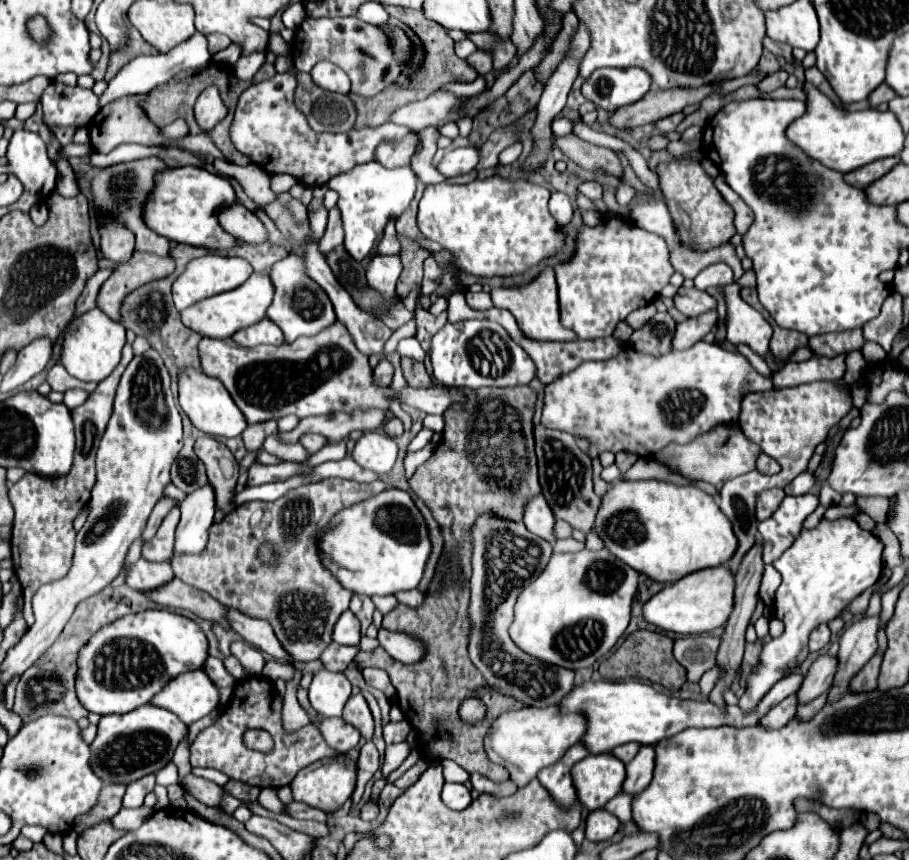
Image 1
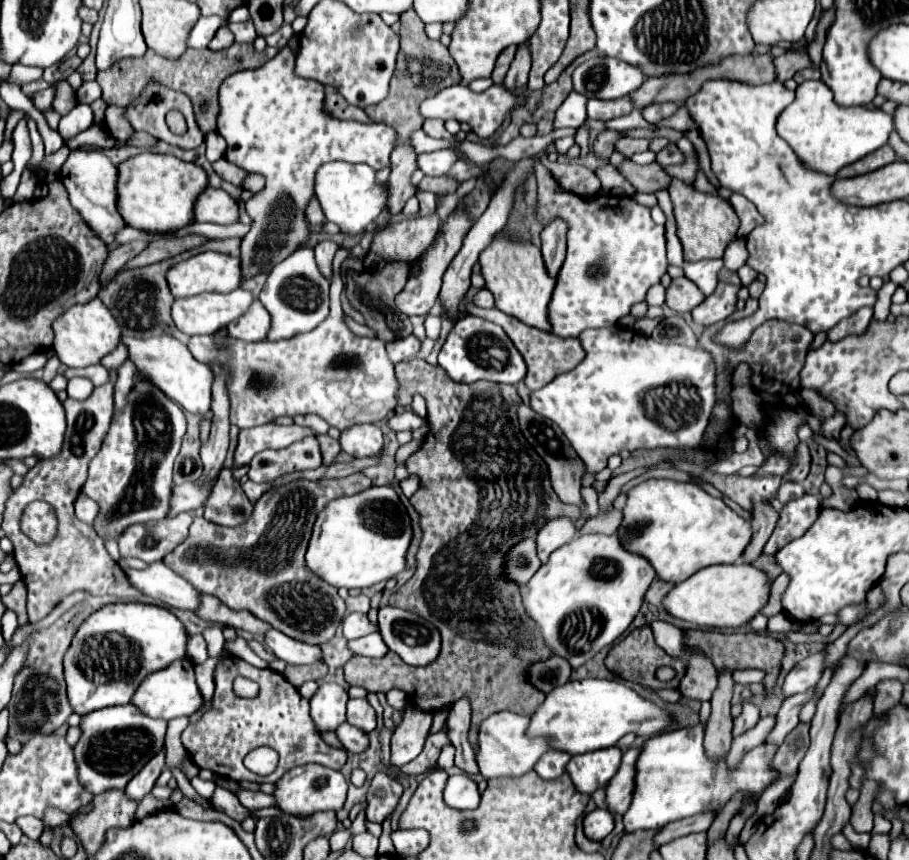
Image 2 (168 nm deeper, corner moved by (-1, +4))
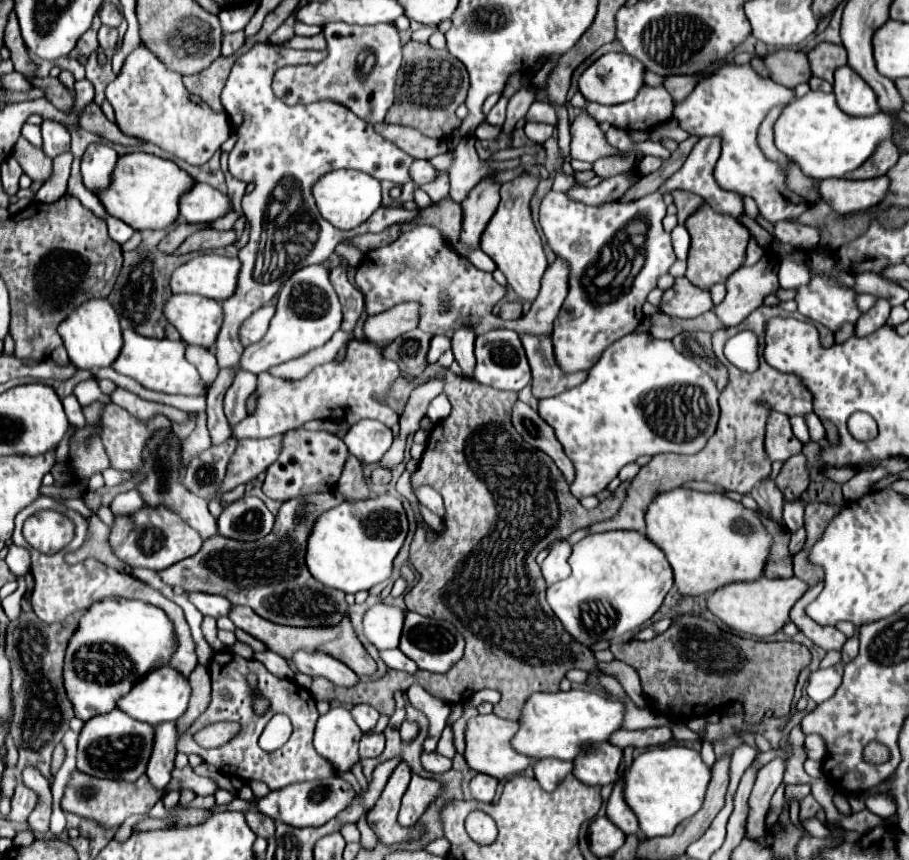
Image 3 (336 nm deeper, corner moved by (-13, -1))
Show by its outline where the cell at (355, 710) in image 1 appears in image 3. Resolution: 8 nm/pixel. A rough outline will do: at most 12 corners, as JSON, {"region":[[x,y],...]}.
{"region":[[353,705],[351,713],[361,731],[375,729],[379,711],[371,705]]}

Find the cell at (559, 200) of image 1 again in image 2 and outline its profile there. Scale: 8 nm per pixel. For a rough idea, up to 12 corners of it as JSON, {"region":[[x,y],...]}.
{"region":[[555,220],[541,232],[547,274],[557,278],[565,260],[567,224]]}

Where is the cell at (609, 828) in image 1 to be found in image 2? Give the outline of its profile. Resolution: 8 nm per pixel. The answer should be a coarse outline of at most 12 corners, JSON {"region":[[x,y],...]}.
{"region":[[593,810],[583,818],[589,840],[601,842],[613,832],[613,814]]}

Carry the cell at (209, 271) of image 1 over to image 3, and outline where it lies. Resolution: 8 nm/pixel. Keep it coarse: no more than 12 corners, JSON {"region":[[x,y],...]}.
{"region":[[197,255],[171,275],[173,293],[215,301],[237,289],[241,261]]}

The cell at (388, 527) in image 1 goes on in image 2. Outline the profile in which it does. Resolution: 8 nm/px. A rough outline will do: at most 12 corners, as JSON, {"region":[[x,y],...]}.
{"region":[[391,486],[331,500],[305,562],[335,588],[405,568],[411,520]]}

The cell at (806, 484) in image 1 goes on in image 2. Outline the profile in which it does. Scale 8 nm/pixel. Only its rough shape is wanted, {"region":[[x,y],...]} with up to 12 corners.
{"region":[[783,482],[777,494],[781,504],[805,494],[801,484]]}

